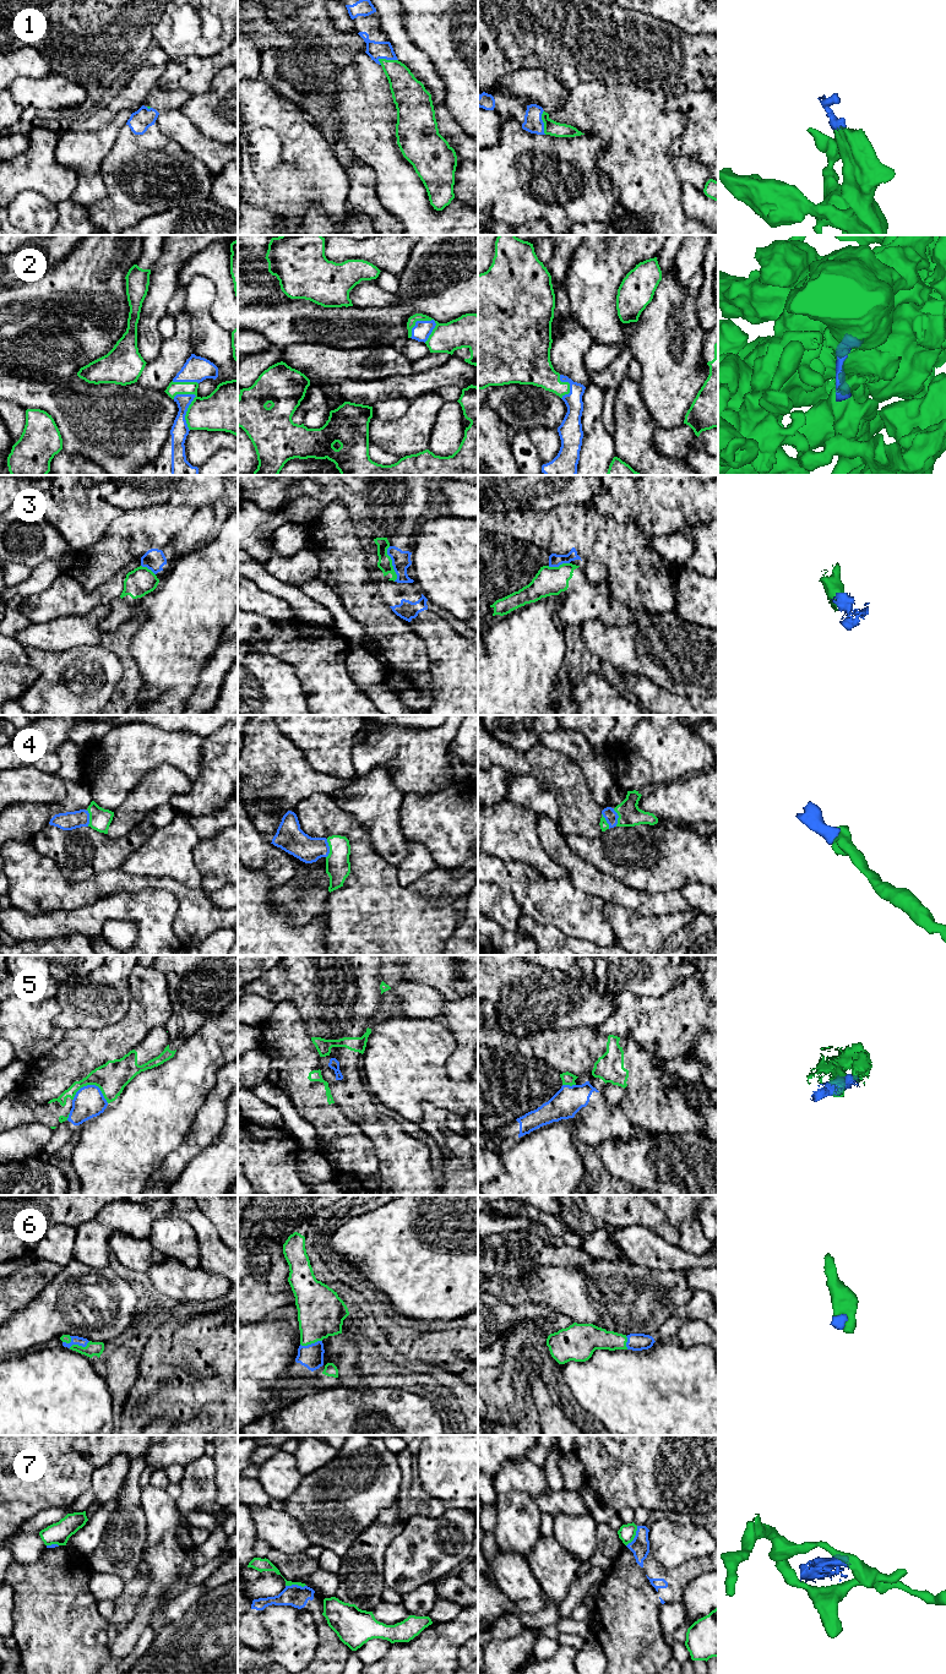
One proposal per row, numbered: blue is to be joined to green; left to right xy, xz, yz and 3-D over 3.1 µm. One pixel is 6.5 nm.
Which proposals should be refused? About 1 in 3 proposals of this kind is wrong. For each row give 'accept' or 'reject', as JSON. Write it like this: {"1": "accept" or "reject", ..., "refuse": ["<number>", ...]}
{"1": "accept", "2": "accept", "3": "reject", "4": "accept", "5": "reject", "6": "accept", "7": "reject", "refuse": ["3", "5", "7"]}

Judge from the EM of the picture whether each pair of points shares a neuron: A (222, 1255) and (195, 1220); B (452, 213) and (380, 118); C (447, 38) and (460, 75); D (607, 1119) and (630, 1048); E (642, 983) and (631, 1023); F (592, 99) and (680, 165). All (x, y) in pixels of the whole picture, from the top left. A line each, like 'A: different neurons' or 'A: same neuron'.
A: same neuron
B: same neuron
C: same neuron
D: different neurons
E: different neurons
F: same neuron

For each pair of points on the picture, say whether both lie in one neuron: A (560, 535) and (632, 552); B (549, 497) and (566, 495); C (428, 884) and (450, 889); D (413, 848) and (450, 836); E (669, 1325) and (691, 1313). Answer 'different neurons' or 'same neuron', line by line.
A: same neuron
B: same neuron
C: same neuron
D: different neurons
E: same neuron

